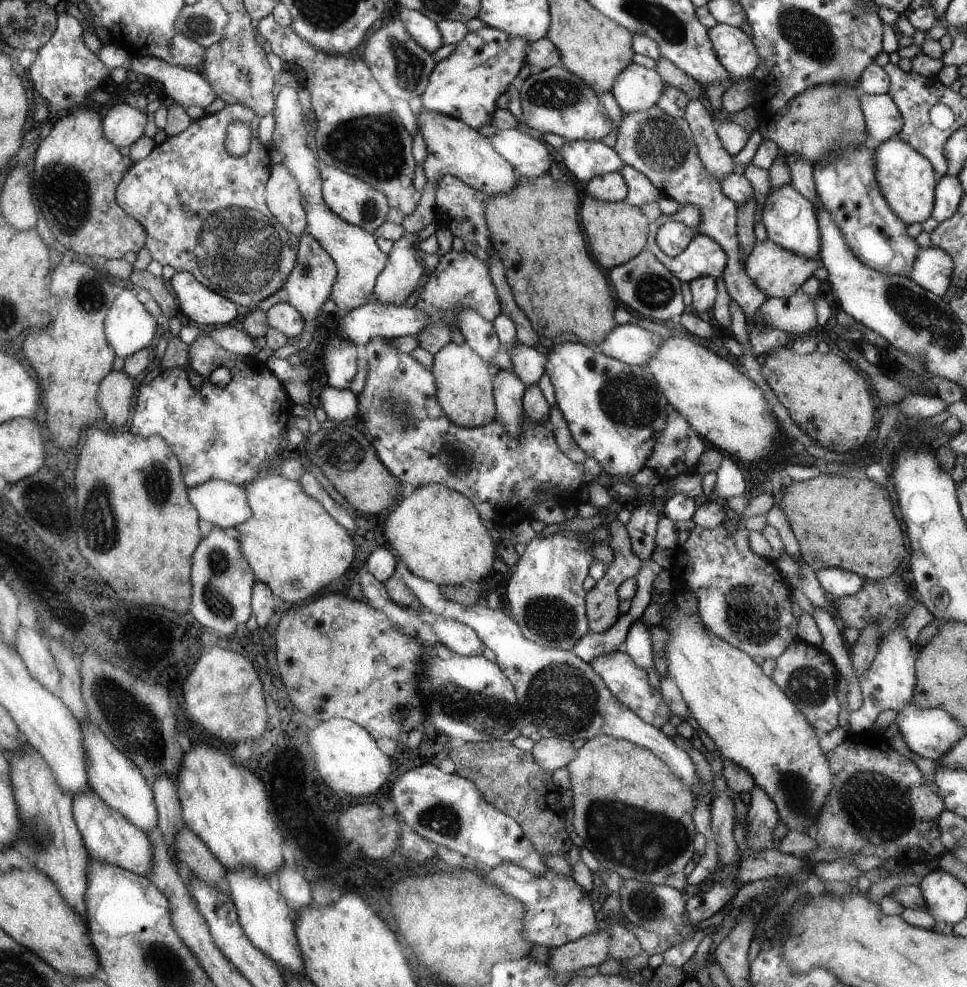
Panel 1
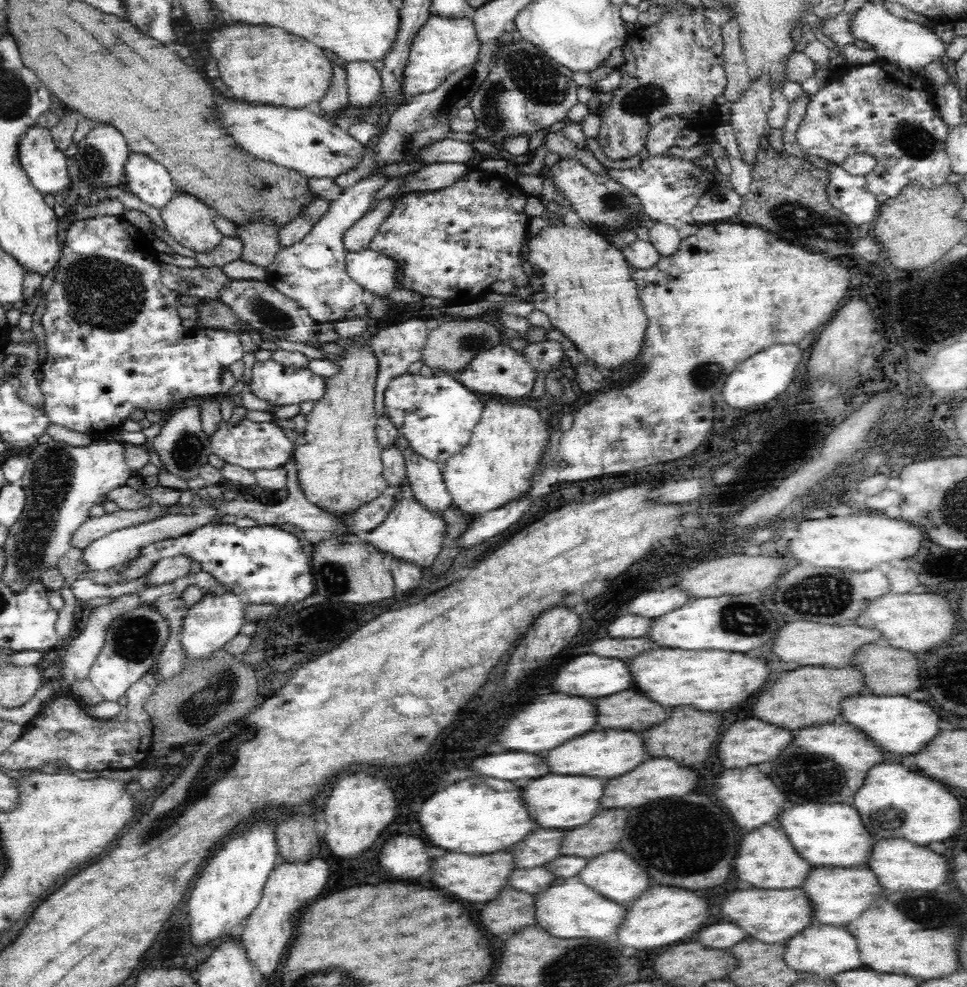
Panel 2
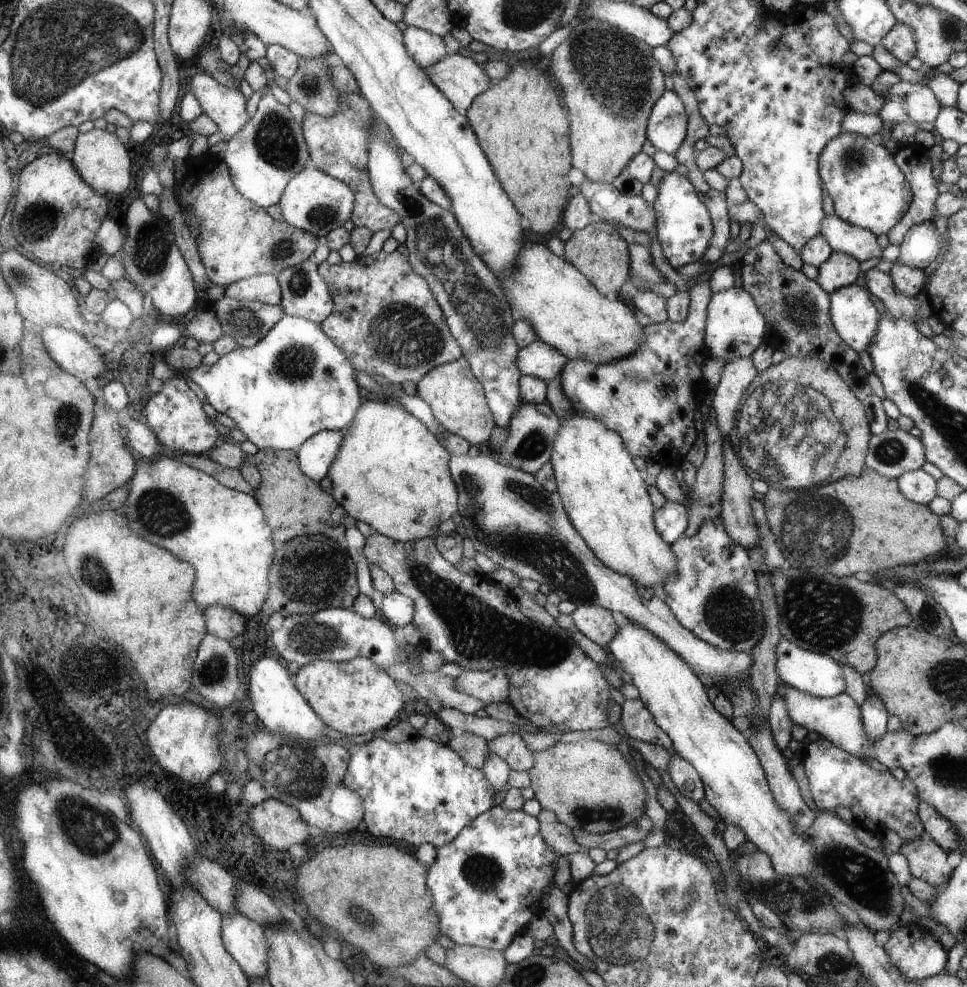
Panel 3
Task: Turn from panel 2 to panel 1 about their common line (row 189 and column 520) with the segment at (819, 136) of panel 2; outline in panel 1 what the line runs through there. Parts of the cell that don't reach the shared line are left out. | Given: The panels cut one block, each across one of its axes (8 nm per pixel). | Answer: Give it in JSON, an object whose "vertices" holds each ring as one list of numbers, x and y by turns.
{"vertices":[[502,862,500,866,481,873,488,882,496,884,527,907,524,935,528,942,553,949,599,932,590,896,572,878,557,874,553,869,548,870,548,874,536,876,532,871,508,862]]}

